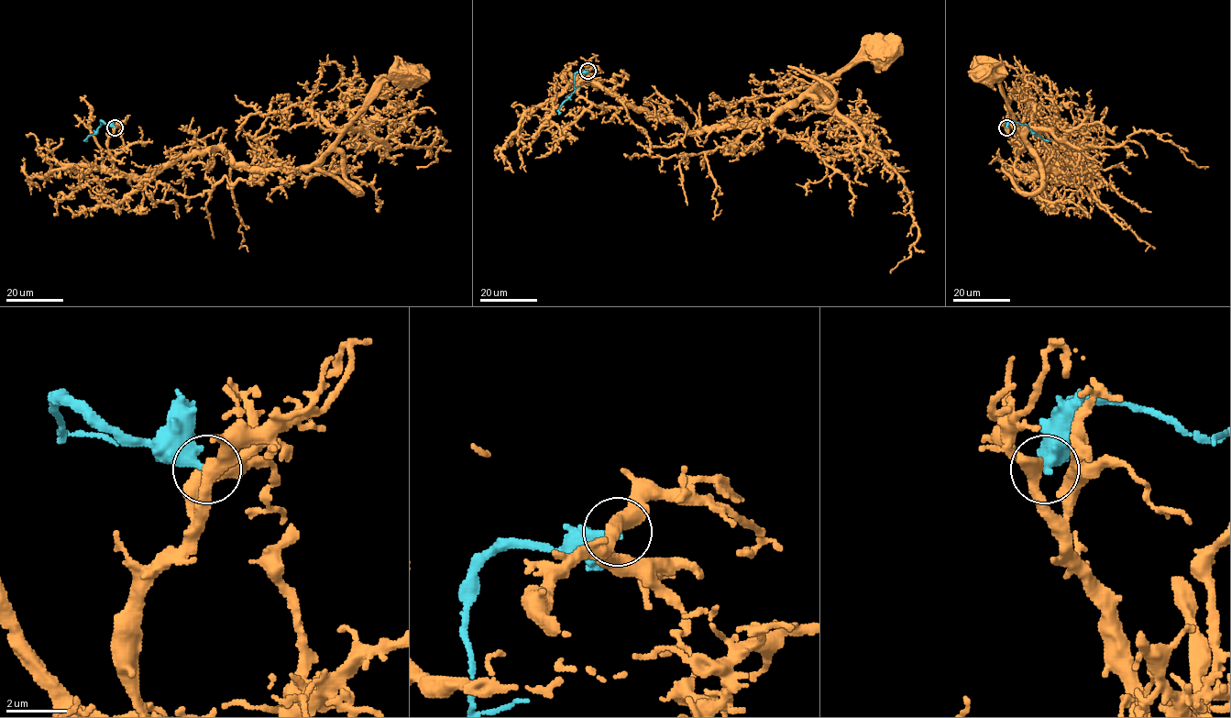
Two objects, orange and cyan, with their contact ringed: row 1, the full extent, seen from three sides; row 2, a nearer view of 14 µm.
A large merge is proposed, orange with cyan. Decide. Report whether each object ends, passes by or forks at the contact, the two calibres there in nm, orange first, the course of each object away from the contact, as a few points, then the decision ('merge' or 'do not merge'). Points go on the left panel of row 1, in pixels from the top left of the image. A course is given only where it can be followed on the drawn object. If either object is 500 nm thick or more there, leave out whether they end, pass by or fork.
orange passes by; cyan ends there; 400 nm thick on the orange side, 400 nm on the other; orange runs (115, 127), (111, 162), (128, 174), (218, 149), (251, 166), (304, 168), (383, 82), (406, 75); cyan runs (115, 127), (100, 121), (101, 125), (85, 141); do not merge

